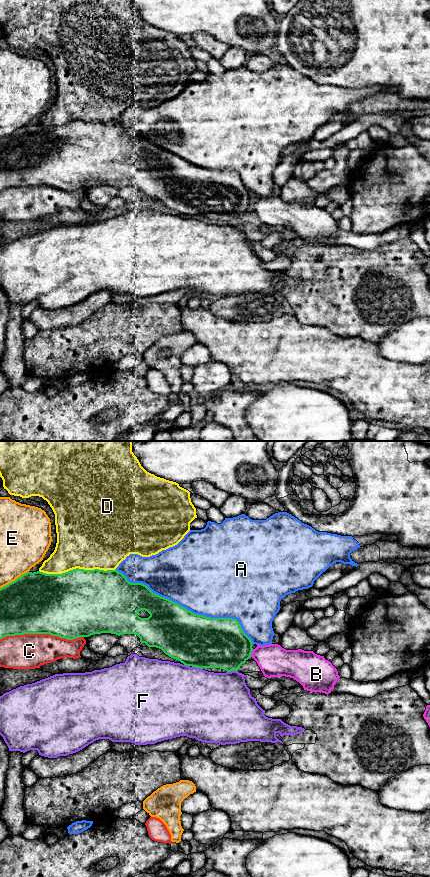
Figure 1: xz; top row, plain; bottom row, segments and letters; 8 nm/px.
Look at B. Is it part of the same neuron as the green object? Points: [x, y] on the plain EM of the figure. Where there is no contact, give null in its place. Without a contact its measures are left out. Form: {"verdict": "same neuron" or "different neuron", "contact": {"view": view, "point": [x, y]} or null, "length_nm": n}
{"verdict": "same neuron", "contact": {"view": "xz", "point": [251, 204]}, "length_nm": 70}

